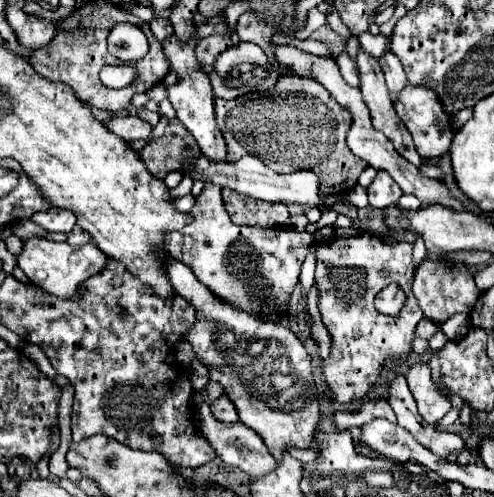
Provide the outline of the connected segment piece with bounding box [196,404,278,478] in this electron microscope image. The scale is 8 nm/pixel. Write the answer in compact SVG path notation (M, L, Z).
M202 404L198 408L198 420L200 424L200 430L204 432L204 436L208 436L208 440L212 440L212 446L216 448L216 454L230 466L236 466L244 472L248 472L252 478L260 478L260 476L266 476L270 472L276 470L278 462L272 458L272 454L268 452L268 446L264 444L264 440L252 432L252 428L244 428L244 424L236 422L236 424L224 424L220 420L216 420L210 412L208 404Z

